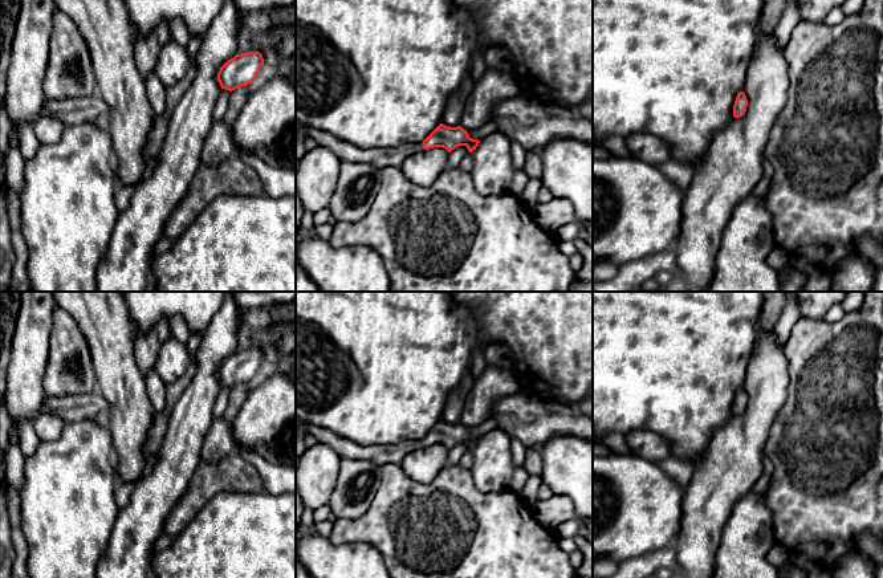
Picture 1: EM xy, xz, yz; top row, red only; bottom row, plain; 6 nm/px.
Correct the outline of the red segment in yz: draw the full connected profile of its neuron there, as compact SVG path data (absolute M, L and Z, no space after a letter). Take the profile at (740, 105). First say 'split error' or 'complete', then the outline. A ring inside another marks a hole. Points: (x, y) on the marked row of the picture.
complete | M740 91L736 97L735 105L733 105L733 117L740 118L745 114L748 106L748 99L744 91Z

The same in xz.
split error | M296 123L306 137L312 138L317 146L331 150L341 160L357 160L374 166L375 168L400 167L402 162L411 154L420 150L443 147L448 152L459 146L465 146L469 152L476 150L480 141L472 139L461 126L449 127L440 123L422 143L403 143L392 148L359 148L346 143L329 133Z

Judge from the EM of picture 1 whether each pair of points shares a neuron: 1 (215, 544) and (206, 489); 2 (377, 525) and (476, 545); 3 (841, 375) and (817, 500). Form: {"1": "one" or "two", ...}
{"1": "two", "2": "one", "3": "one"}

